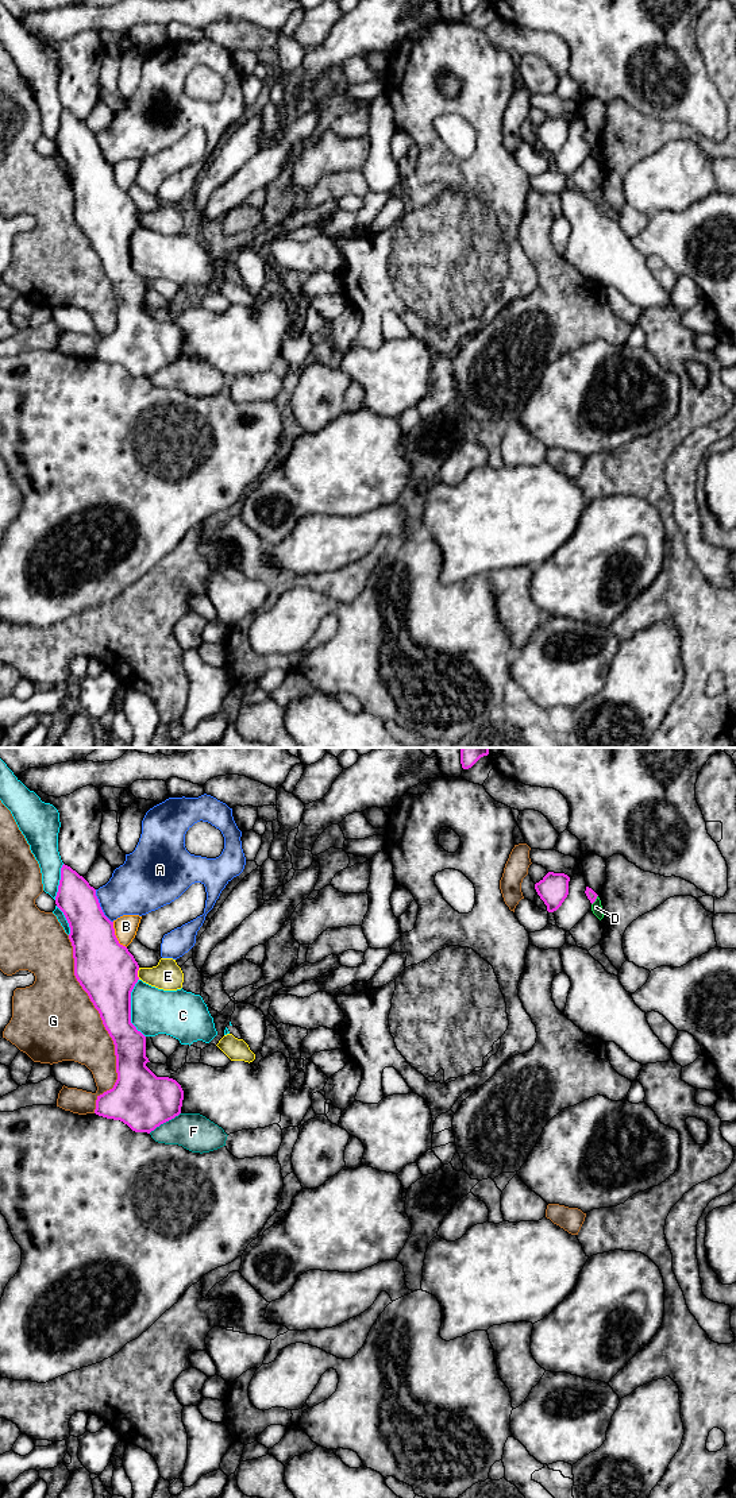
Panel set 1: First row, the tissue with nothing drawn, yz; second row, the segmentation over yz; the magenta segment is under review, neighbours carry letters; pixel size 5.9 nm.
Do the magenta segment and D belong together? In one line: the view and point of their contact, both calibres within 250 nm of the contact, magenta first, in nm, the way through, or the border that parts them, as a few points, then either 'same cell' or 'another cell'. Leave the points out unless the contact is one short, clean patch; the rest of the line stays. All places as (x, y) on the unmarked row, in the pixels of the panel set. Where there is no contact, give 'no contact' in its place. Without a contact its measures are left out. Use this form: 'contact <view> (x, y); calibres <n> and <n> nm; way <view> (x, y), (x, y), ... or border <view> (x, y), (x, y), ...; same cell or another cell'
contact yz (594, 145); calibres 60 and 60 nm; border yz (597, 139), (592, 149); another cell

